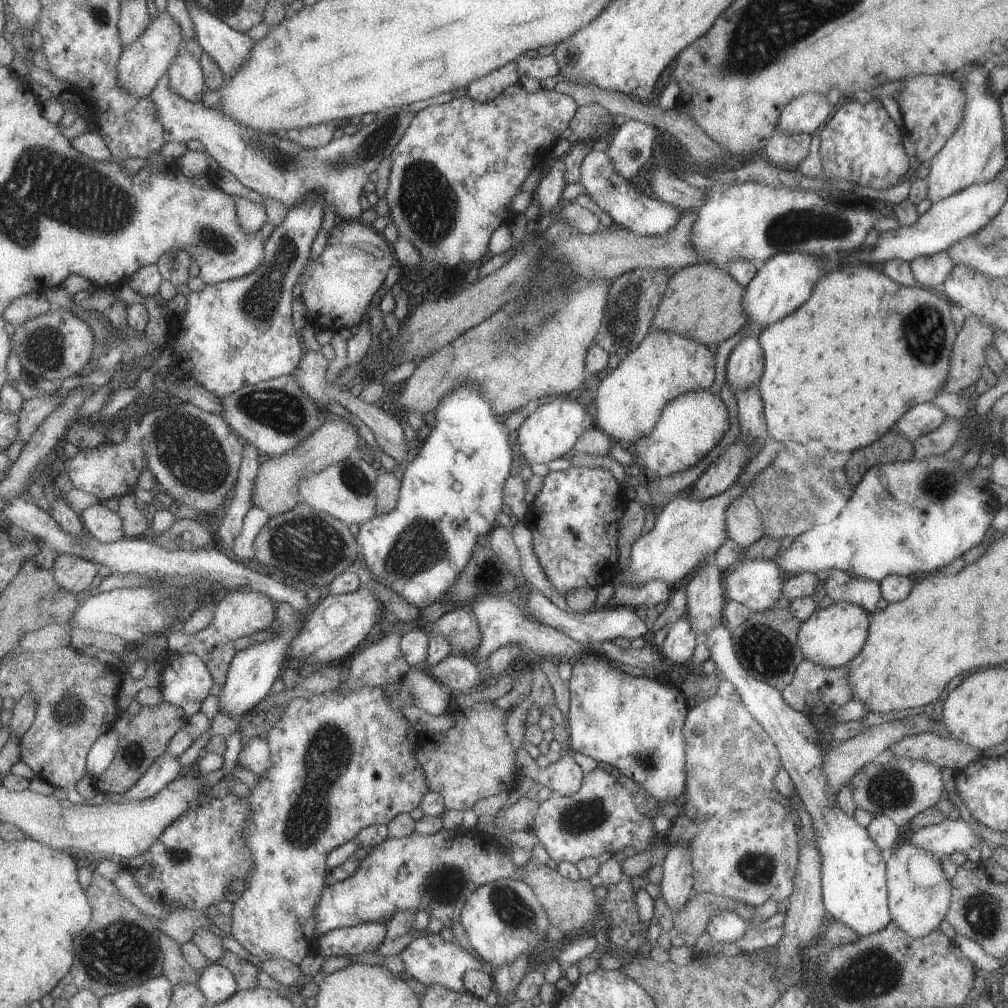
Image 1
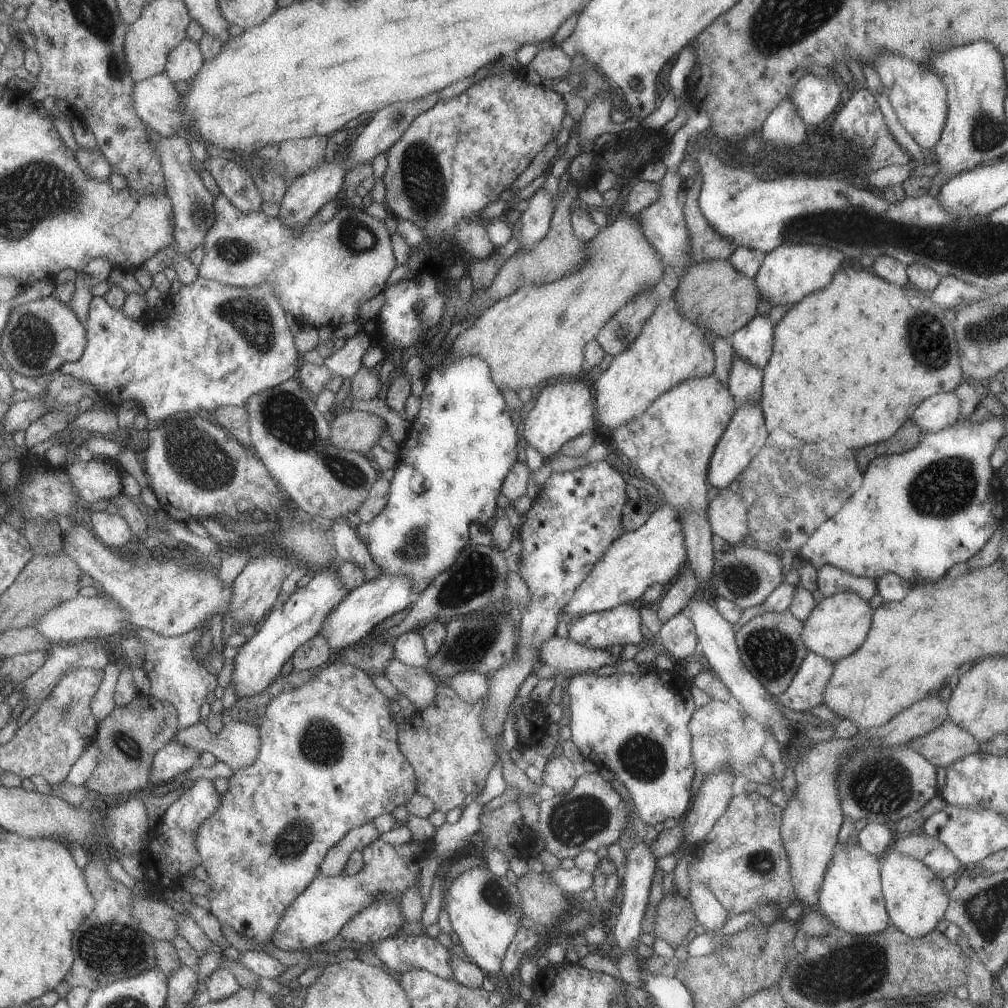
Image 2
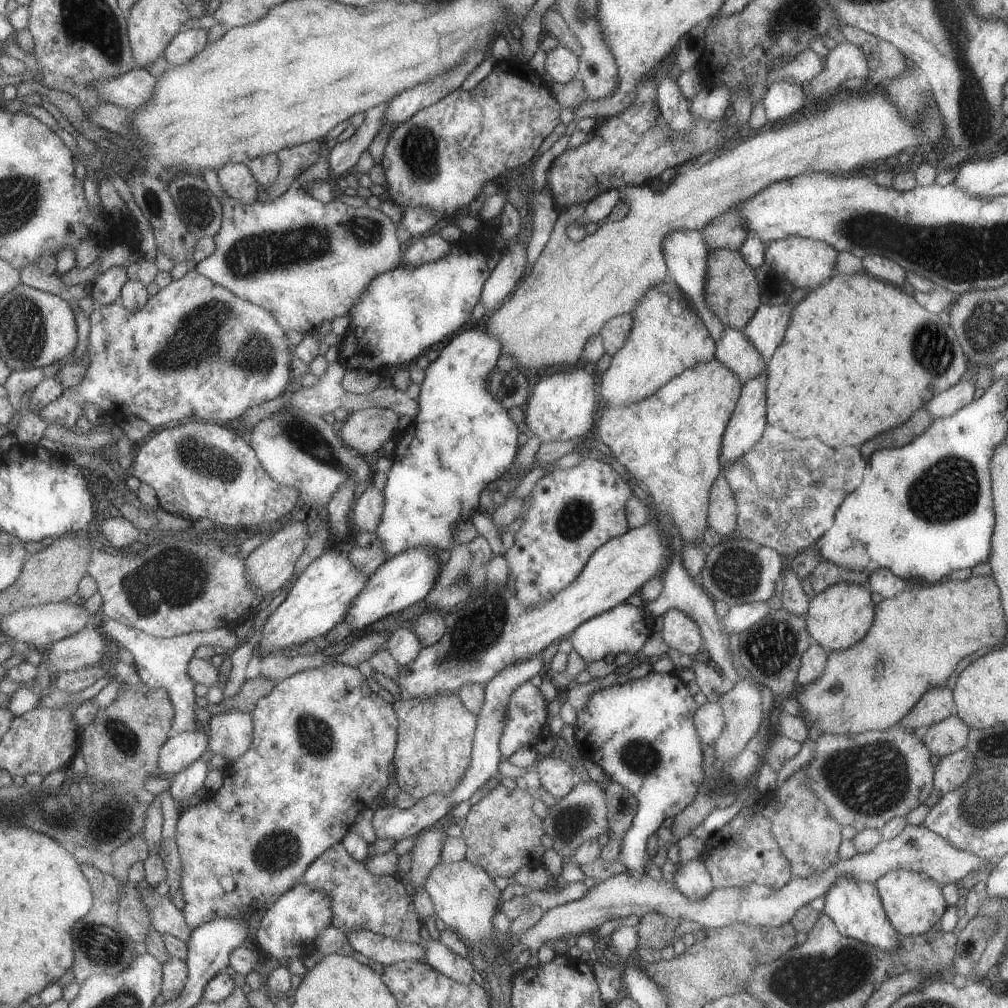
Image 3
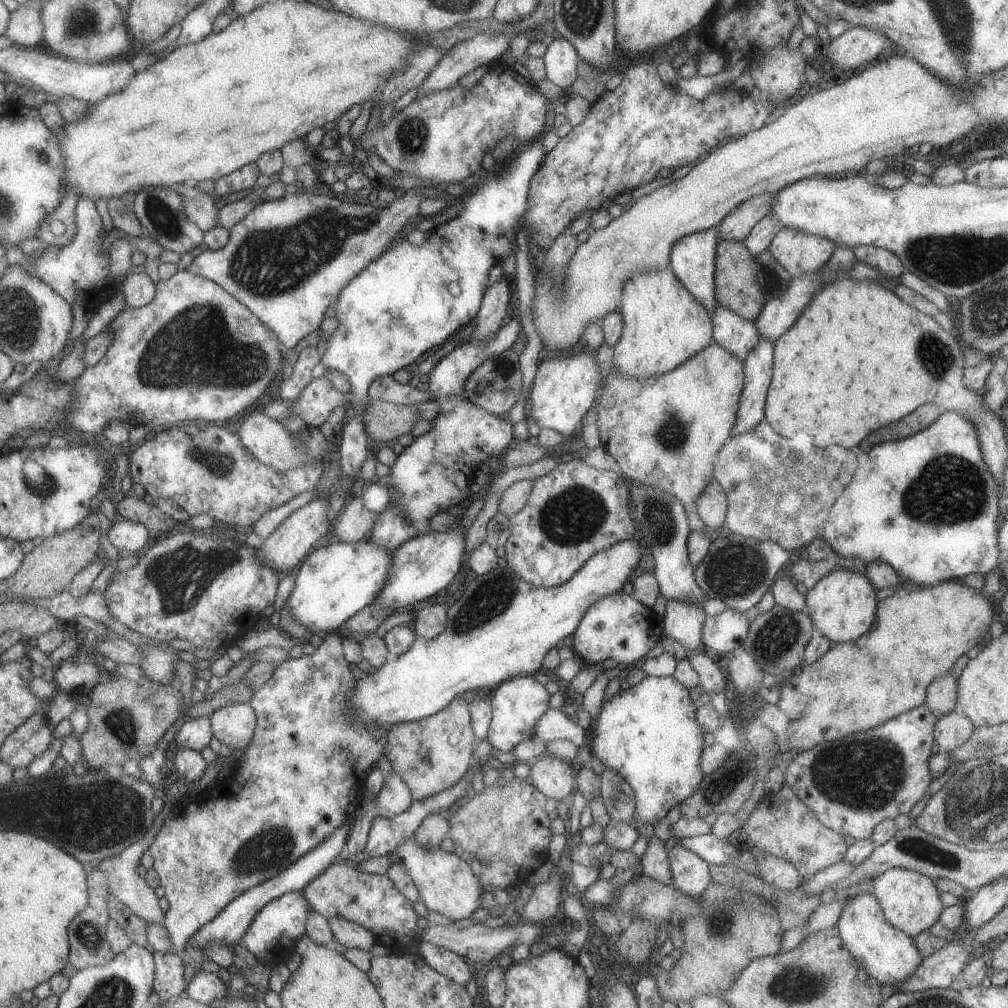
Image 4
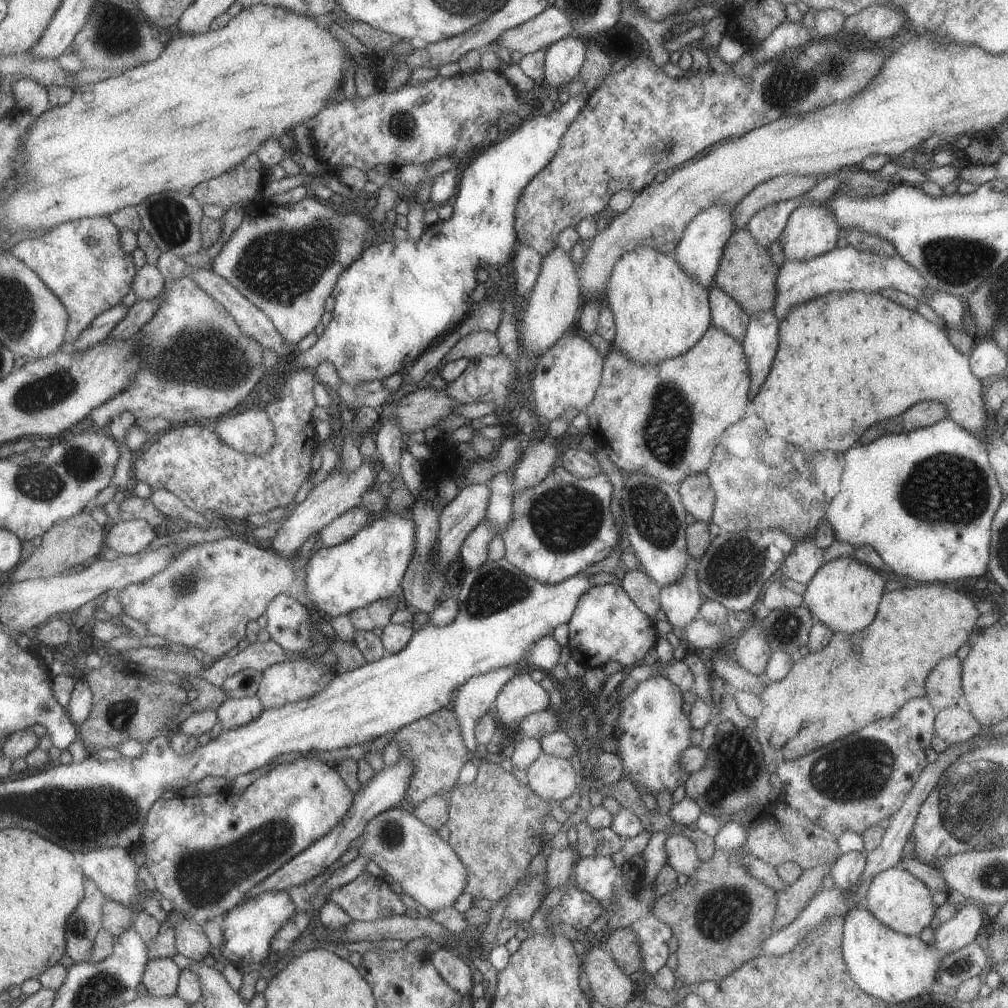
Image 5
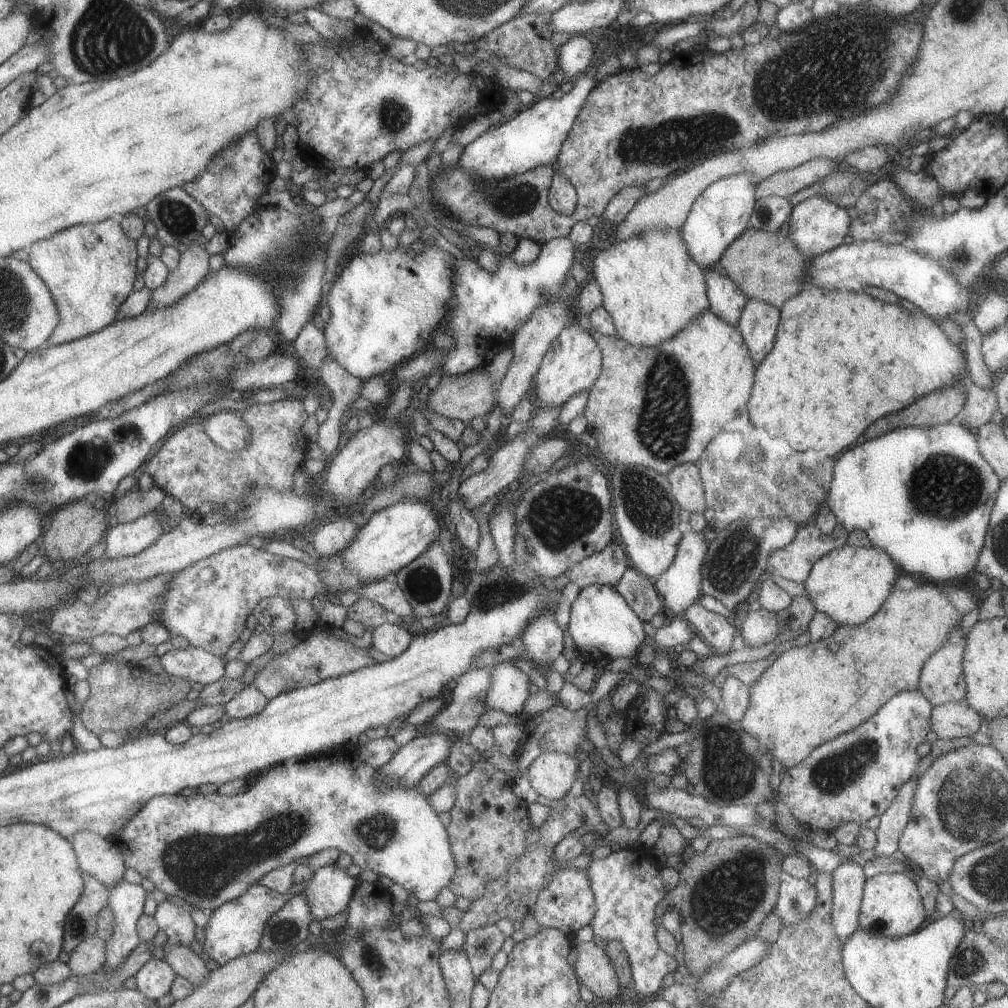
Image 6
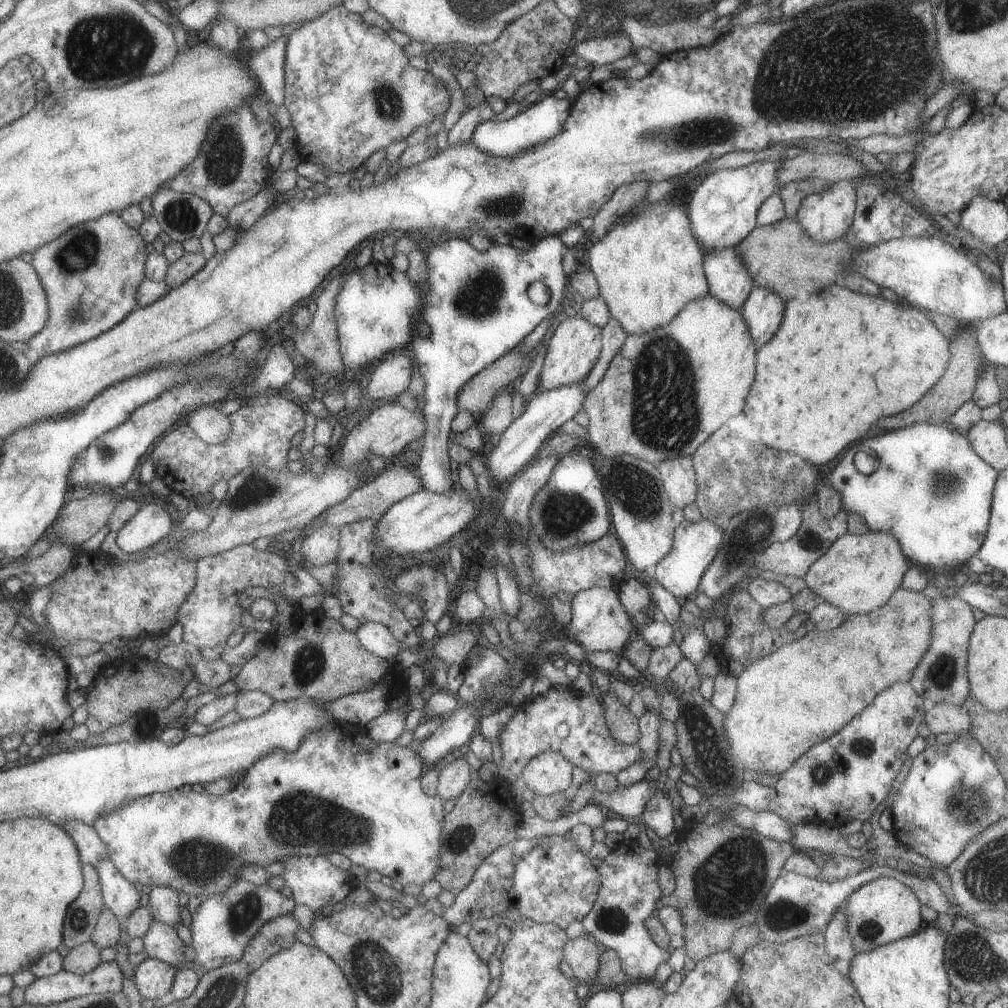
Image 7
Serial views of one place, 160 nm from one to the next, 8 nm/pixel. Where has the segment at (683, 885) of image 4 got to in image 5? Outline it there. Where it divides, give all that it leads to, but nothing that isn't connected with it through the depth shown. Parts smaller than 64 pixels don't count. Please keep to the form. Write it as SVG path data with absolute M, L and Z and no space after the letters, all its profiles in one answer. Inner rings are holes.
M669 834L663 848L665 848L667 863L677 872L677 875L693 876L699 860L695 853L695 846L689 838Z

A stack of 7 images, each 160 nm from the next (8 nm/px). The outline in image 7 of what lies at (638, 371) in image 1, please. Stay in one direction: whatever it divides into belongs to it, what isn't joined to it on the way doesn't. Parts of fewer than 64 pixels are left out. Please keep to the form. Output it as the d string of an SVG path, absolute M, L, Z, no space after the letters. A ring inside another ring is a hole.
M683 196L667 197L660 201L646 202L637 211L632 211L626 215L621 222L615 225L611 232L606 232L605 237L601 237L597 243L594 243L588 251L588 263L591 272L596 278L598 284L598 294L605 301L610 316L613 317L628 335L642 335L649 331L655 330L657 327L663 326L671 322L675 315L689 302L697 297L702 297L708 294L708 284L702 269L703 250L698 248L697 241L691 234L690 224L686 215Z

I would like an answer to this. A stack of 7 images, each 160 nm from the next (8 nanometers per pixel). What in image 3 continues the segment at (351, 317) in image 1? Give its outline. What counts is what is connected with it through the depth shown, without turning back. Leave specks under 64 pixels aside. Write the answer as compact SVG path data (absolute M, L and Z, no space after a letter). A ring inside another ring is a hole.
M295 185L287 189L280 197L275 197L269 203L261 203L255 200L251 204L240 205L231 197L221 197L219 202L222 217L219 230L212 236L214 240L214 251L193 267L195 267L199 274L209 278L211 282L217 283L238 297L252 302L254 305L262 306L263 309L269 311L274 316L274 319L277 319L278 325L284 330L285 334L292 330L303 334L317 330L318 326L322 322L325 322L325 320L329 322L332 318L347 314L351 310L351 307L358 302L358 298L363 294L366 286L373 278L378 274L393 270L400 264L400 241L396 236L396 230L399 224L393 223L379 209L370 209L367 206L353 208L341 203L337 199L323 204Z

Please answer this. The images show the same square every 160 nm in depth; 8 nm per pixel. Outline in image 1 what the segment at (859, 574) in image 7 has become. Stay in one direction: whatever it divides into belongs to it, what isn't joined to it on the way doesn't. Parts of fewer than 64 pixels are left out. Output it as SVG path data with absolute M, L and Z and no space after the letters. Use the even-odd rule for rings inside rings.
M847 601L834 602L824 609L816 608L815 612L800 624L797 633L797 644L802 655L813 664L828 669L846 665L864 647L870 624L868 617L869 614L860 606Z

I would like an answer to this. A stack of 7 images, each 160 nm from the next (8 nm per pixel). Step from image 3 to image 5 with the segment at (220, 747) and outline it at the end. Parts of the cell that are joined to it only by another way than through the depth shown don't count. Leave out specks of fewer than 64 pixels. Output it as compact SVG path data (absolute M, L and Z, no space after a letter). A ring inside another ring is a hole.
M256 695L226 699L216 711L216 718L222 729L235 729L254 722L263 710L265 709Z

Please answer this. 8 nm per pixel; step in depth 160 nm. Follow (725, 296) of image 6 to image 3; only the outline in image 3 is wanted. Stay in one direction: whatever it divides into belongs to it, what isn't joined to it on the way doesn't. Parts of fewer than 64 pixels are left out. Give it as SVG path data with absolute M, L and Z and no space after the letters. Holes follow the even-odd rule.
M725 326L715 343L714 358L730 370L741 385L757 374L761 375L767 363L740 330Z

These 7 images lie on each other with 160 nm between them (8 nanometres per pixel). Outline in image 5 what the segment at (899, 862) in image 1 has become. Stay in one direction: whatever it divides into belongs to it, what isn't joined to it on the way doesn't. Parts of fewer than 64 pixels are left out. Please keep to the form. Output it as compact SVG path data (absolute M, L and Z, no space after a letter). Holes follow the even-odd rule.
M900 866L887 868L871 878L862 905L883 926L903 935L917 937L924 929L929 929L936 908L928 887Z

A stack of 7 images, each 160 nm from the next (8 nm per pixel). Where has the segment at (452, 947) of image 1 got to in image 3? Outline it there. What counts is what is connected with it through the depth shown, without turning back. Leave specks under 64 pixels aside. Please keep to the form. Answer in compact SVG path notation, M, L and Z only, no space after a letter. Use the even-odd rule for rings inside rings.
M359 929L345 934L357 956L371 958L383 967L403 961L426 963L423 942L398 941Z

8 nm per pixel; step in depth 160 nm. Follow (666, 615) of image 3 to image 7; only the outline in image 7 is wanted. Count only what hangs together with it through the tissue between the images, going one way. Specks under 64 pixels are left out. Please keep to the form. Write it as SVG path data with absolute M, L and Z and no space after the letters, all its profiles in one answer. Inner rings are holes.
M684 518L674 527L670 551L655 565L651 580L660 584L680 602L688 600L687 596L695 594L701 575L719 548L722 529L722 526L710 523L707 519L702 518L699 522L692 523Z

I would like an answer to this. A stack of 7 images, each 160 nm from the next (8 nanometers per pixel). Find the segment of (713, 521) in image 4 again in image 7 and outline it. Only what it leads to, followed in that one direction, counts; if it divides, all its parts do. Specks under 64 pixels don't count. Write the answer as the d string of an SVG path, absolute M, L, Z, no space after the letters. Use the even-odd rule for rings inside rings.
M689 456L663 461L659 466L660 479L671 504L685 508L696 499L696 478Z

